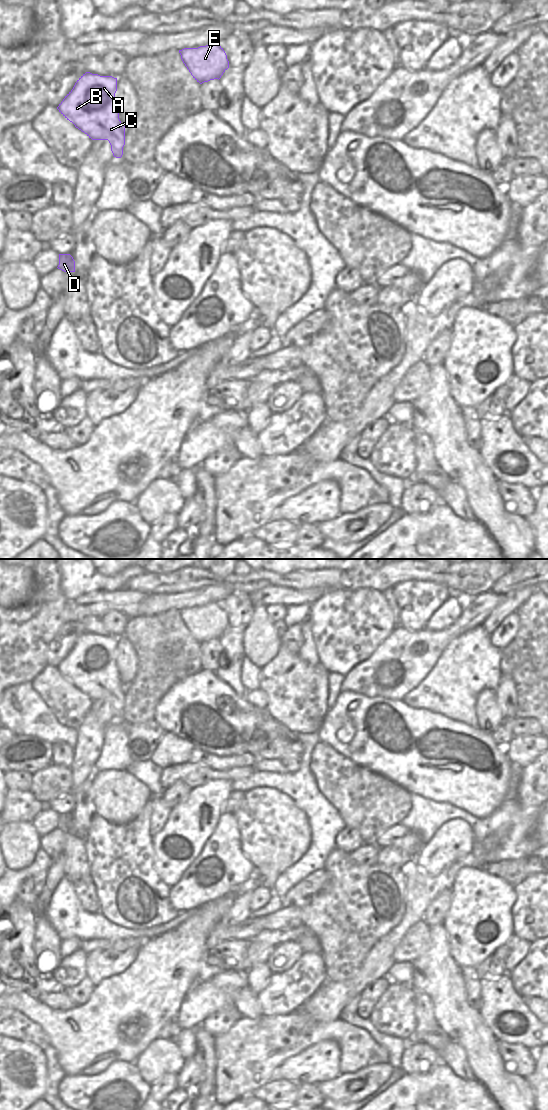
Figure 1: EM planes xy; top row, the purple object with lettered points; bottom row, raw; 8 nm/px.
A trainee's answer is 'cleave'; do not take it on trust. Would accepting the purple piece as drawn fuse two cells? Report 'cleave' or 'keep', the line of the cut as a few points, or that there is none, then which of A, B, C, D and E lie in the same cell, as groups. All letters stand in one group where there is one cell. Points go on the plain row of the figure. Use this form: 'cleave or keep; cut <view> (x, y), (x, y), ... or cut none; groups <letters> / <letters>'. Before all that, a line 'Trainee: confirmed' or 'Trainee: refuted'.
Trainee: refuted
keep; cut none; groups A B C D E

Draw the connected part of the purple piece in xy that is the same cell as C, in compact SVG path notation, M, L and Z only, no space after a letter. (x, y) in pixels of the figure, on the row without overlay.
M86 632L77 640L73 649L65 656L57 669L92 700L108 700L113 716L121 718L125 705L126 687L119 679L119 671L115 663L116 651L117 638Z

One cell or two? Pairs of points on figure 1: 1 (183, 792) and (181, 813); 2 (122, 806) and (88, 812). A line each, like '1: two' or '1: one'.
1: two
2: two

